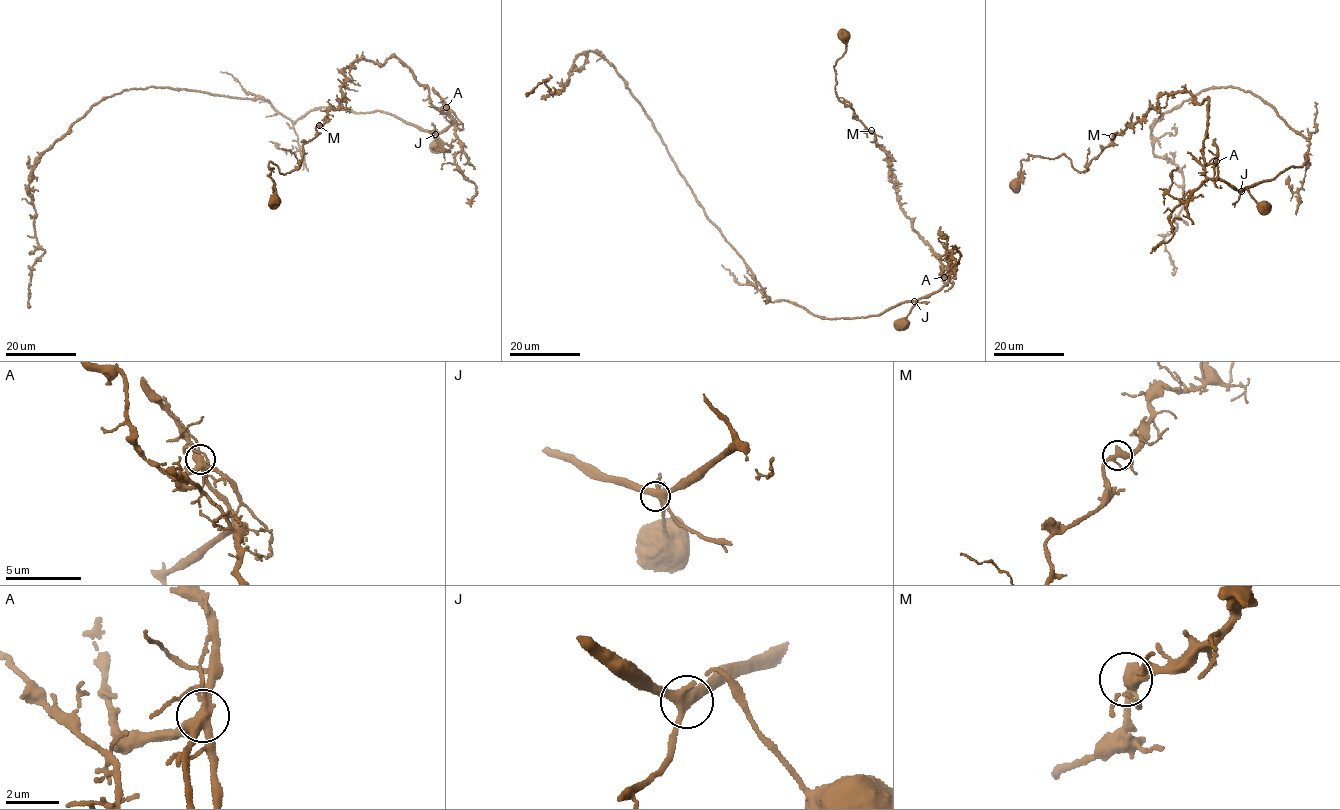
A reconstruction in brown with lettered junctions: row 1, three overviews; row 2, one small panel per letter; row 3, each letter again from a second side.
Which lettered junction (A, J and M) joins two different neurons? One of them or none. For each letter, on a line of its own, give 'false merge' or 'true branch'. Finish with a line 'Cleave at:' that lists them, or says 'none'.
A: false merge
J: true branch
M: true branch
Cleave at: A

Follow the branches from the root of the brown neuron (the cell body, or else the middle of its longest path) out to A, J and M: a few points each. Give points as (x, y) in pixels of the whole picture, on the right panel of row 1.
A: (1263, 209), (1245, 187), (1235, 189), (1218, 177), (1216, 161)
J: (1263, 209), (1245, 187), (1241, 191)
M: (1263, 209), (1205, 163), (1207, 100), (1161, 94), (1142, 120), (1113, 135)

